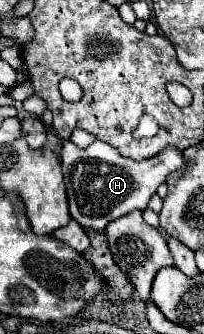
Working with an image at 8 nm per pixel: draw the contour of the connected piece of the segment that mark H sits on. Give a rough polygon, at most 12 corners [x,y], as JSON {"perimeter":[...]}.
{"perimeter":[[95,141],[61,149],[71,217],[103,231],[143,211],[181,151],[133,161]]}

